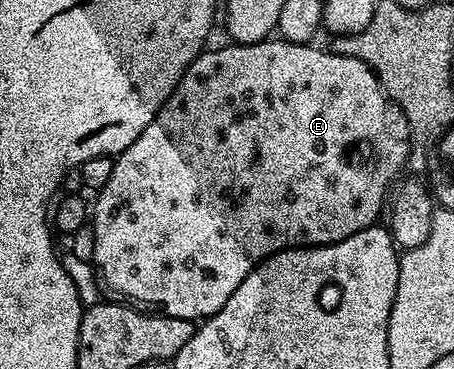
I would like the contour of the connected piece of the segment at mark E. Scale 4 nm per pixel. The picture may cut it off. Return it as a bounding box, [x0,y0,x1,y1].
[91,39,411,323]

